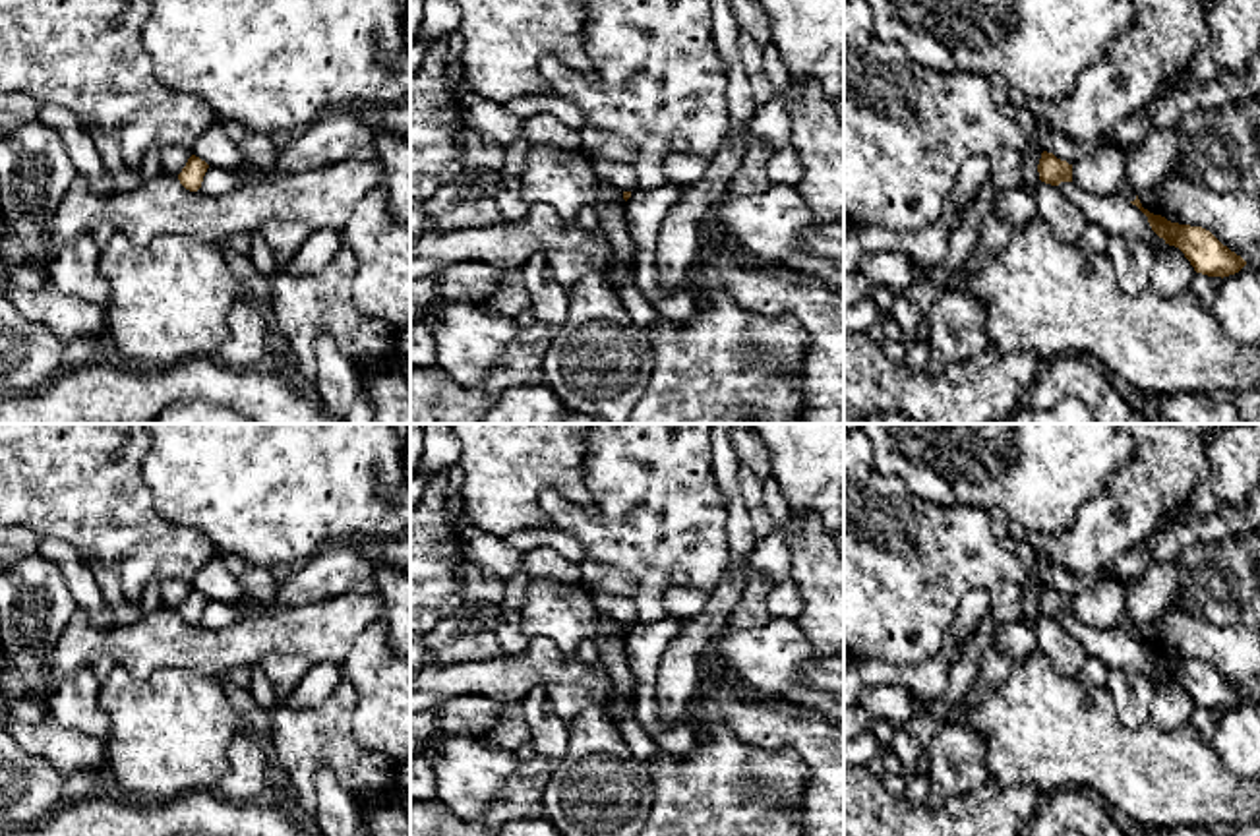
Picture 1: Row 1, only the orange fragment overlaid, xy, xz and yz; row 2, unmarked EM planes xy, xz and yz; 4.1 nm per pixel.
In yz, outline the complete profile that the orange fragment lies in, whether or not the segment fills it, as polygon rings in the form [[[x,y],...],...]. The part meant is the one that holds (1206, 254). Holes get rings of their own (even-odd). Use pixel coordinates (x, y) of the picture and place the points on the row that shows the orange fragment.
[[[1138,195],[1134,201],[1152,226],[1152,230],[1165,240],[1165,244],[1179,248],[1190,261],[1196,273],[1208,277],[1229,277],[1239,273],[1246,261],[1223,246],[1210,230],[1202,226],[1171,223],[1161,215],[1154,215],[1142,207]]]

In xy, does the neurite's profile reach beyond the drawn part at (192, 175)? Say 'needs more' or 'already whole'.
already whole

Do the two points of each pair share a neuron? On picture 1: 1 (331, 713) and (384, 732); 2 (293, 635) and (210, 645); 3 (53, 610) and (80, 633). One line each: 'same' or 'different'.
1: different
2: same
3: different

